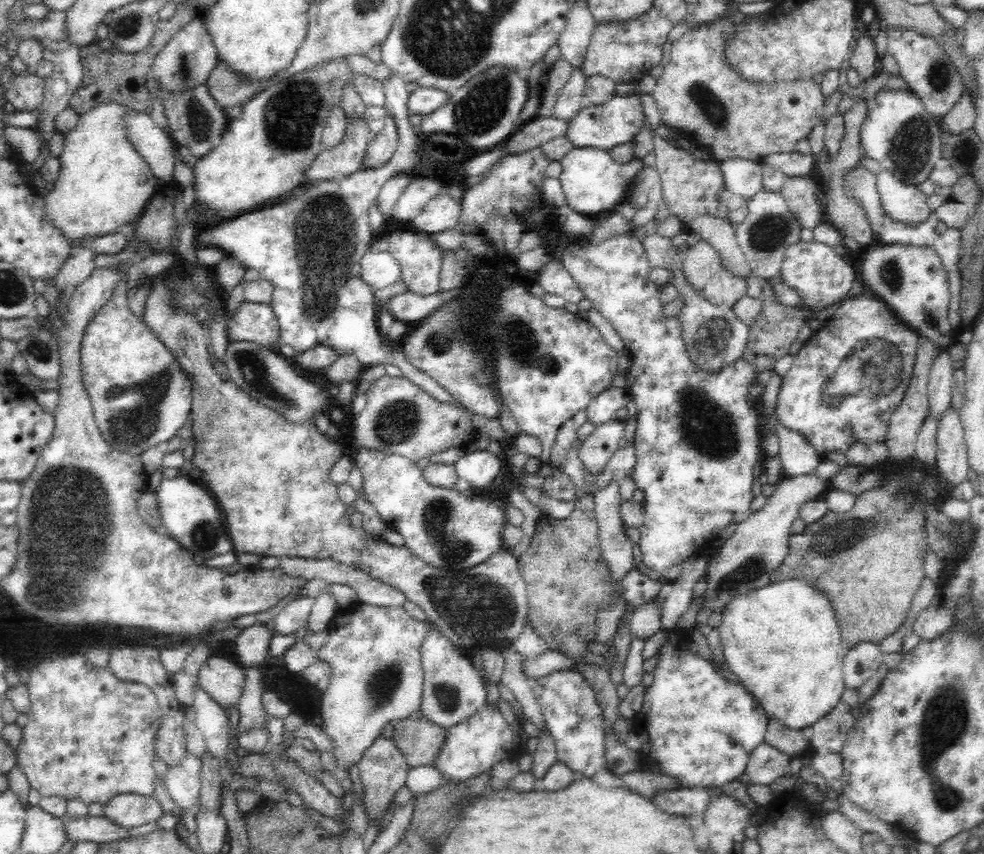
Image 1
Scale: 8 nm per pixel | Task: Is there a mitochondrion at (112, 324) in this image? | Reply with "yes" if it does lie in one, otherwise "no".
no

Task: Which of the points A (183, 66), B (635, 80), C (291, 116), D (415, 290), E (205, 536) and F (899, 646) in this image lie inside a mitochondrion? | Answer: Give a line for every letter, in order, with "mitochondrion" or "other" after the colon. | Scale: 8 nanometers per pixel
A: mitochondrion
B: other
C: mitochondrion
D: other
E: mitochondrion
F: other

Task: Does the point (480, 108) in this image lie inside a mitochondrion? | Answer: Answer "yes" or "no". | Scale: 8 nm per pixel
yes

